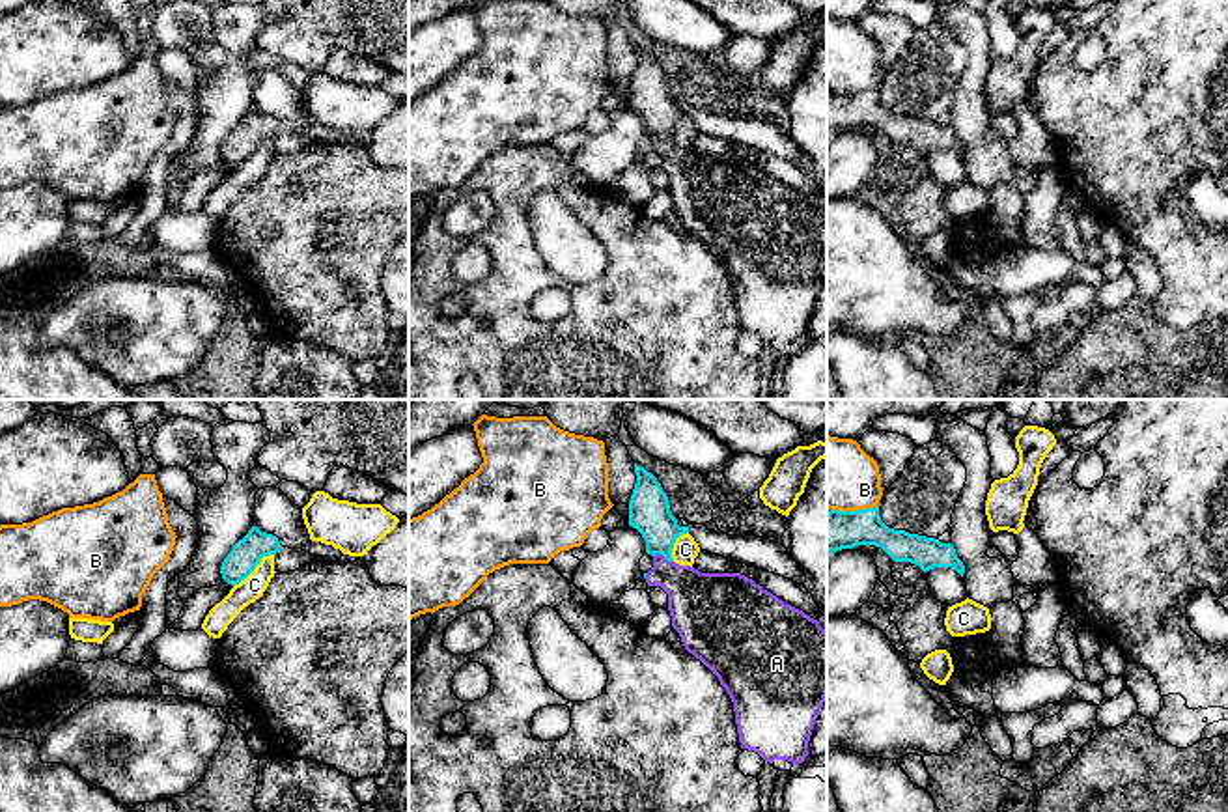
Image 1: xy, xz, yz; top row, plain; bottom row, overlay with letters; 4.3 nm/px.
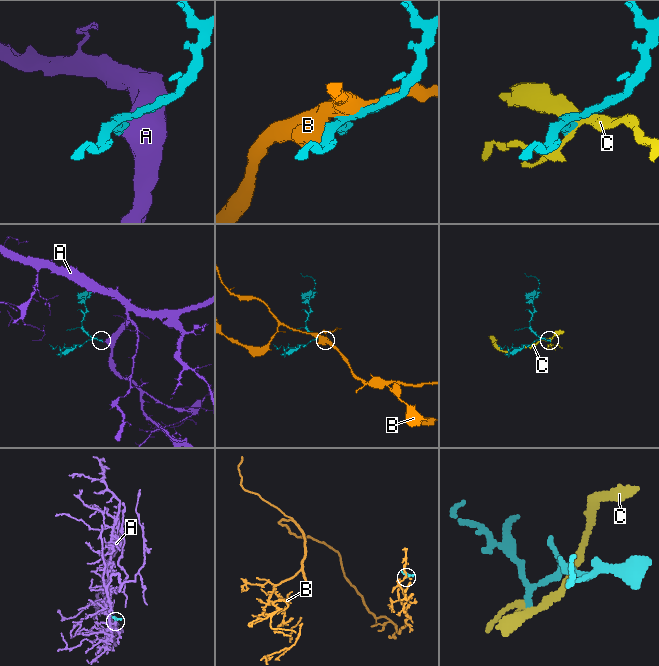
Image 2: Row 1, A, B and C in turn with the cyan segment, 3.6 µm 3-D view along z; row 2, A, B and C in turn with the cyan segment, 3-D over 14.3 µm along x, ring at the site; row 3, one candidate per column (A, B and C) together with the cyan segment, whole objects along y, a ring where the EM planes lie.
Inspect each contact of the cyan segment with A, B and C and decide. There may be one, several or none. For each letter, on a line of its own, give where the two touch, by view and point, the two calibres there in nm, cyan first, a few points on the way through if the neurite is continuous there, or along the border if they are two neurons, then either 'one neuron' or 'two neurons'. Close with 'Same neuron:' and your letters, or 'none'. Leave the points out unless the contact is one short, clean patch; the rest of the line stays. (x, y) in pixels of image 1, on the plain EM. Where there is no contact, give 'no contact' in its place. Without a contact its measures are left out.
A: contact xz (663, 137); calibres 180 and 260 nm; way xz (650, 96), (659, 111), (663, 137), (663, 148), (697, 183); one neuron
B: contact yz (855, 92); calibres 180 and 300 nm; two neurons
C: contact xy (254, 150); calibres 140 and 100 nm; border xy (273, 135), (265, 137), (234, 168); two neurons
Same neuron: A

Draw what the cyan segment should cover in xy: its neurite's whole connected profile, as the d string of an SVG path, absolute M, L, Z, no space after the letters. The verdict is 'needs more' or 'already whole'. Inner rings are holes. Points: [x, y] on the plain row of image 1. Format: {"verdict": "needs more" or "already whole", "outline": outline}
{"verdict": "already whole", "outline": "M252 108L224 140L220 147L222 161L231 168L239 166L256 151L263 138L276 136L280 129L276 118Z"}

